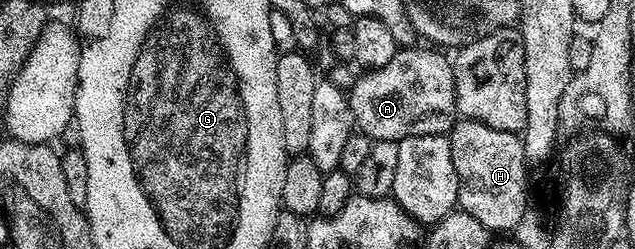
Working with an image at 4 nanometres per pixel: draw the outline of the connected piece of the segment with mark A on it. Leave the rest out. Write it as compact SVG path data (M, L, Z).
M401 47L384 67L362 72L361 78L348 90L349 106L353 112L353 124L360 132L374 141L399 142L415 135L448 134L458 120L455 75L450 58L433 47Z

